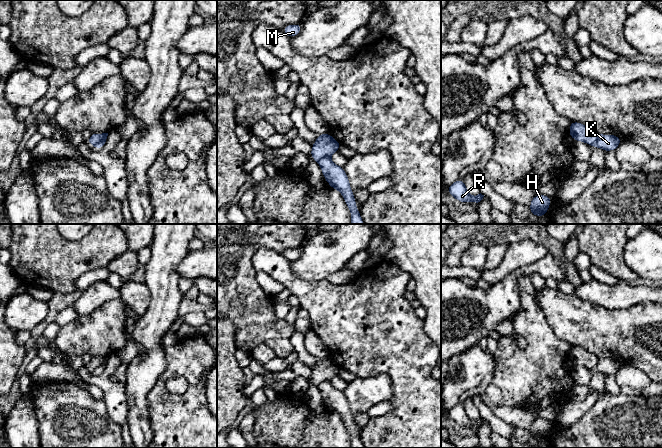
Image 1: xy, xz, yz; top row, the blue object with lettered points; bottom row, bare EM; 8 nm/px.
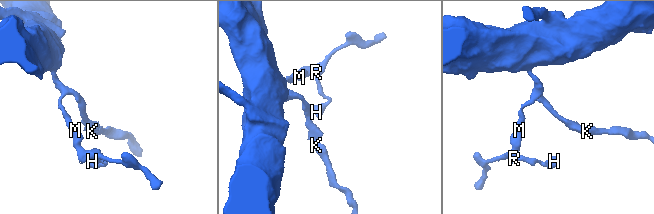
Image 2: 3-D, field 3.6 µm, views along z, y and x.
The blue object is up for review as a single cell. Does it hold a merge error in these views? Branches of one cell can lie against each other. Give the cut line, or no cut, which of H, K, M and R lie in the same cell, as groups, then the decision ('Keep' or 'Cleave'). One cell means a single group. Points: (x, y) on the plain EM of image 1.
Split along xz (329, 379), (325, 379), (317, 385). Groups: H M R / K. Cleave

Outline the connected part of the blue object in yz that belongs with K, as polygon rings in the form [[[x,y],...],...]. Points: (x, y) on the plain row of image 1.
[[[599,359],[598,364],[594,368],[593,371],[601,372],[605,376],[613,374],[615,375],[619,368],[621,367],[622,363],[616,359]]]

